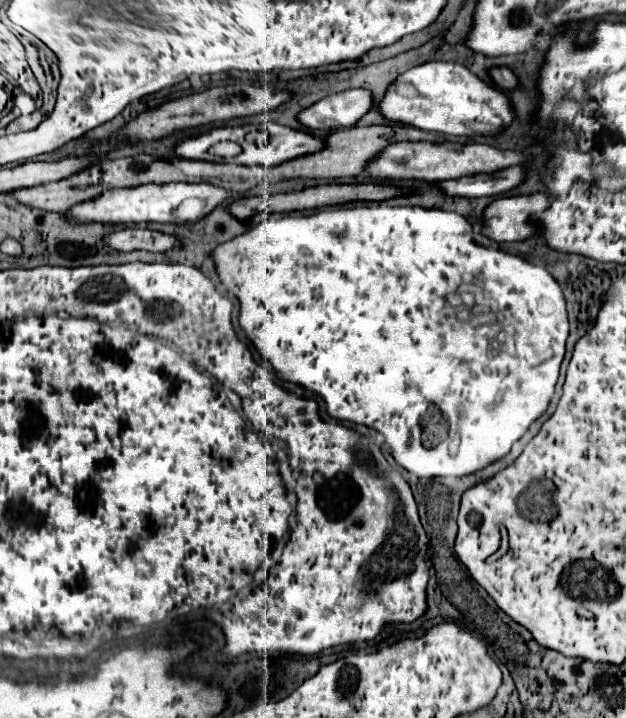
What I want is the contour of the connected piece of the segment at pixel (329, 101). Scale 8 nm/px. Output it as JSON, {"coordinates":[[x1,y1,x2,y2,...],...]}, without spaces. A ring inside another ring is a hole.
{"coordinates":[[346,90,332,94,298,112,298,122,314,132,330,132,354,126,372,108,372,94,368,90]]}

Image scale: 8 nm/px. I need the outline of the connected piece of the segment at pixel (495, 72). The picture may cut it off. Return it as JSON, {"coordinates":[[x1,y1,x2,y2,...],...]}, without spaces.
{"coordinates":[[504,66,502,68,490,68,488,74,490,74,492,82,498,84,500,88,514,88,518,84,516,78,514,78,514,74,508,68,504,68]]}

